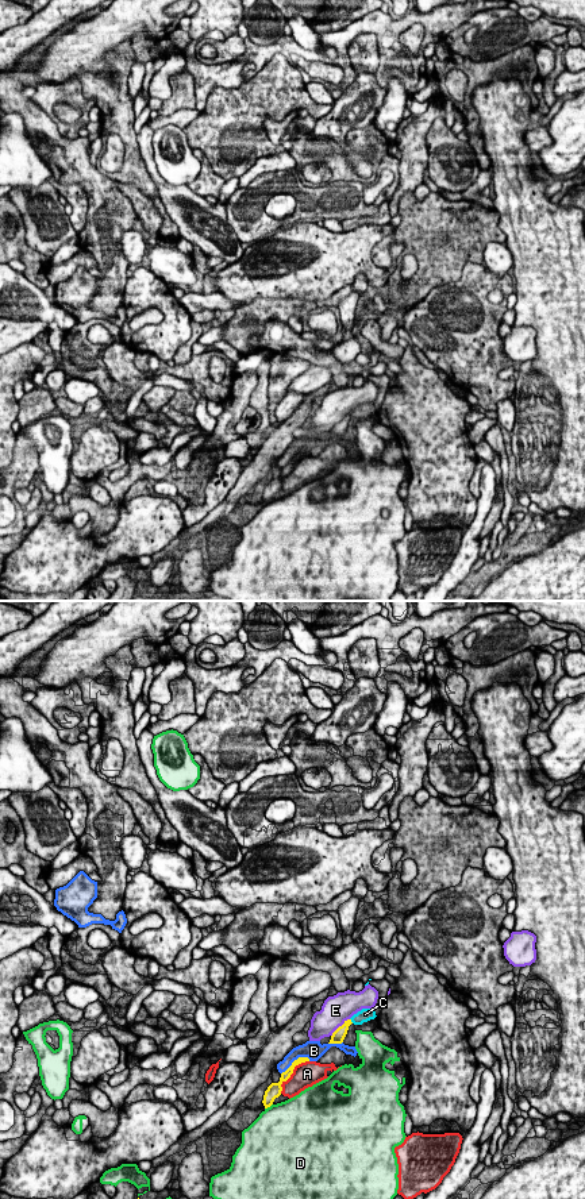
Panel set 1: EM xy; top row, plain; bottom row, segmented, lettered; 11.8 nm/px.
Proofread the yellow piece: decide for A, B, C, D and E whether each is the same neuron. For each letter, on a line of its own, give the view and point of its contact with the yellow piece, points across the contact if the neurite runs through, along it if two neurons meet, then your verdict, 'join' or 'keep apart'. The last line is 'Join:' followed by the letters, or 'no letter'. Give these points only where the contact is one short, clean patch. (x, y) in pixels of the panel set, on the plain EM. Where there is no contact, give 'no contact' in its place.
A: xy (292, 467) | keep apart
B: xy (295, 455) | keep apart
C: xy (350, 416) | across xy (338, 431), (350, 416), (365, 409) | join
D: xy (268, 501) | keep apart
E: xy (339, 421) | keep apart
Join: C

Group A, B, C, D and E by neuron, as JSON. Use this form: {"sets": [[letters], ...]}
{"sets": [["A"], ["B"], ["C"], ["D"], ["E"]]}

